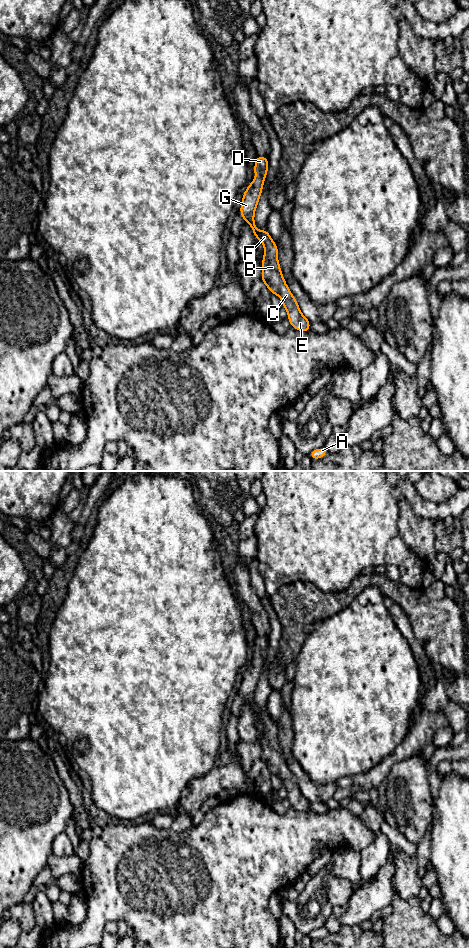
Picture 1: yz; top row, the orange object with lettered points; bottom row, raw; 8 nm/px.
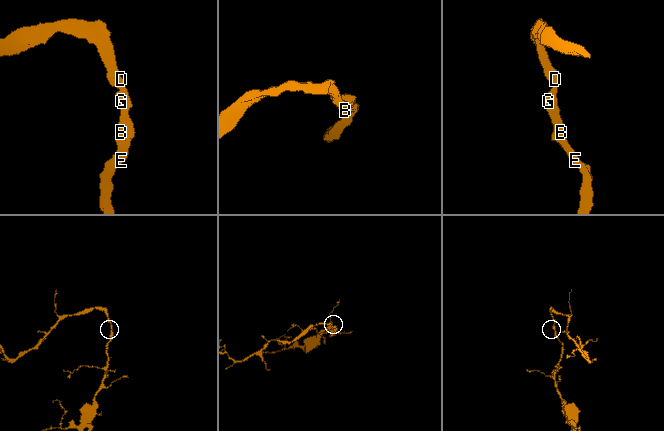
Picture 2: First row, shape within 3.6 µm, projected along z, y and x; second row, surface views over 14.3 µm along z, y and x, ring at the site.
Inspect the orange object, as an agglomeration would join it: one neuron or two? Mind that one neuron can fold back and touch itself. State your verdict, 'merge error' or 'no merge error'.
no merge error

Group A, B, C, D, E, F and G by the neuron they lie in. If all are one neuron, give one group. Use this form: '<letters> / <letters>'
A B C D E F G

